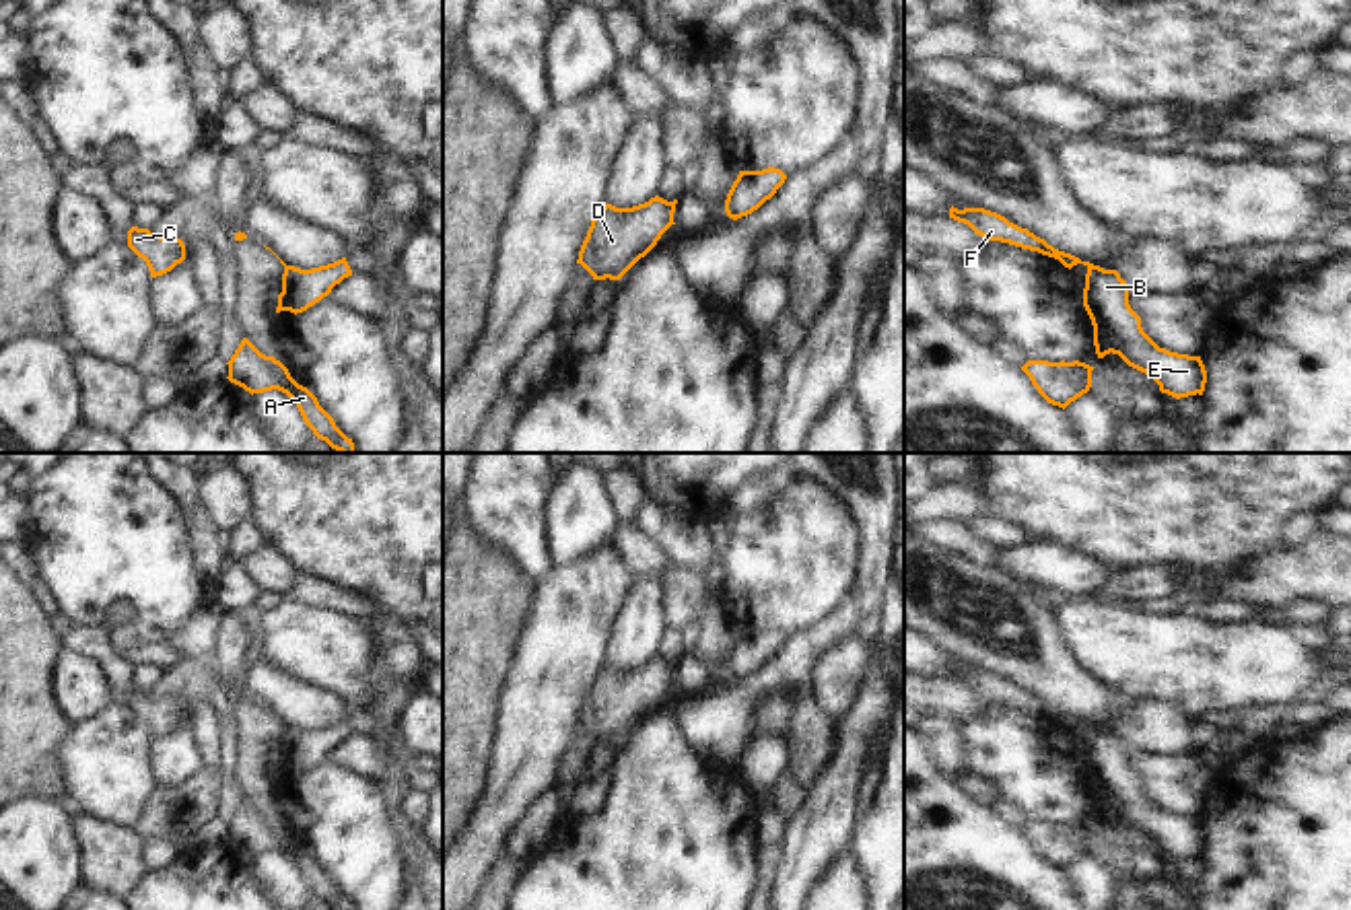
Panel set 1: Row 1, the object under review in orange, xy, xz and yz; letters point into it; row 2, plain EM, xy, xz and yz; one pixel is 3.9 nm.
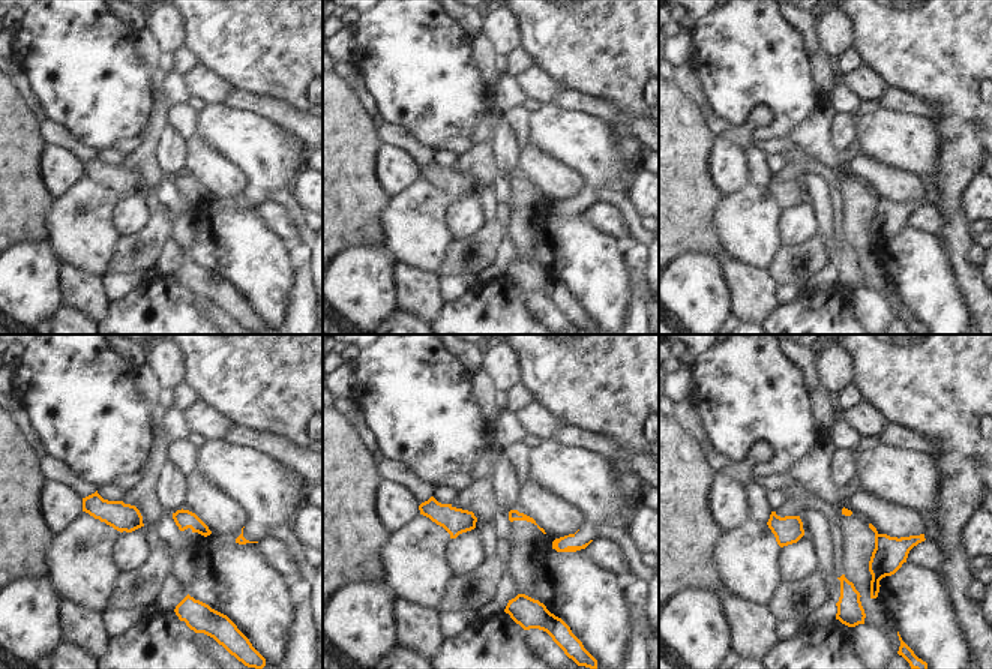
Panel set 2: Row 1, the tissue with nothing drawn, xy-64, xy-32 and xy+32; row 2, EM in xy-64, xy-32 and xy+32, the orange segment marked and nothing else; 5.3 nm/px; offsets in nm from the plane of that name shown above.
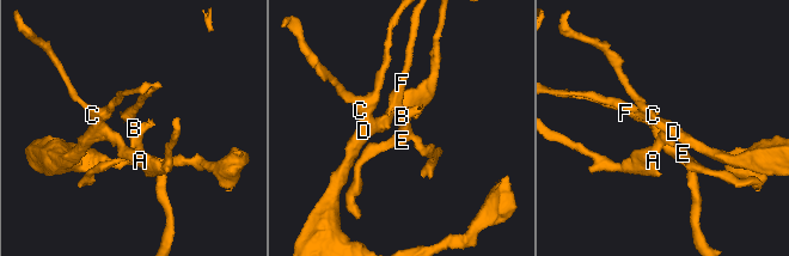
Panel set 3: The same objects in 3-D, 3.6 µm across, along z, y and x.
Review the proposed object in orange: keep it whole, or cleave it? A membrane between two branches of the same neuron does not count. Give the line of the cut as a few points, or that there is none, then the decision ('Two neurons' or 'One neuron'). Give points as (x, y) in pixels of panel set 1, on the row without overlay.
Split along yz (1092, 725), (1088, 729). Two neurons

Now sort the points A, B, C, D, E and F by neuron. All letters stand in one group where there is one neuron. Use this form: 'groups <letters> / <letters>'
groups A C D F / B E

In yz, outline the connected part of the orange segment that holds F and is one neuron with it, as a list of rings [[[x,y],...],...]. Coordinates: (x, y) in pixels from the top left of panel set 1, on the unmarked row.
[[[949,669],[949,679],[968,686],[976,696],[984,698],[986,702],[1001,702],[1021,710],[1038,712],[1042,716],[1059,721],[1065,729],[1073,729],[1077,725],[1094,727],[1089,723],[1081,723],[1079,719],[1059,712],[1048,706],[1044,700],[1036,698],[1028,690],[1021,690],[1009,684],[1005,677],[984,671],[984,669]]]

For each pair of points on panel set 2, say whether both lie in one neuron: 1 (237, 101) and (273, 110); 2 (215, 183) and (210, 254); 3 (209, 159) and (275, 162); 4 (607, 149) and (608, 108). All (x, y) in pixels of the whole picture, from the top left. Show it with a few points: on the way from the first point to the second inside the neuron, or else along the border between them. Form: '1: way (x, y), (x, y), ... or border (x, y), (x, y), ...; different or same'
1: way (246, 102), (264, 105); same
2: border (240, 194), (231, 198), (212, 198); different
3: border (201, 138), (245, 176), (246, 186), (242, 194); different
4: border (575, 110), (599, 117), (611, 126); different

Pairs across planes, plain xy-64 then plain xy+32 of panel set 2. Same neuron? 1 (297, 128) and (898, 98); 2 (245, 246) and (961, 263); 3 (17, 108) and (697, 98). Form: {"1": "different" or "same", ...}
{"1": "same", "2": "different", "3": "different"}

